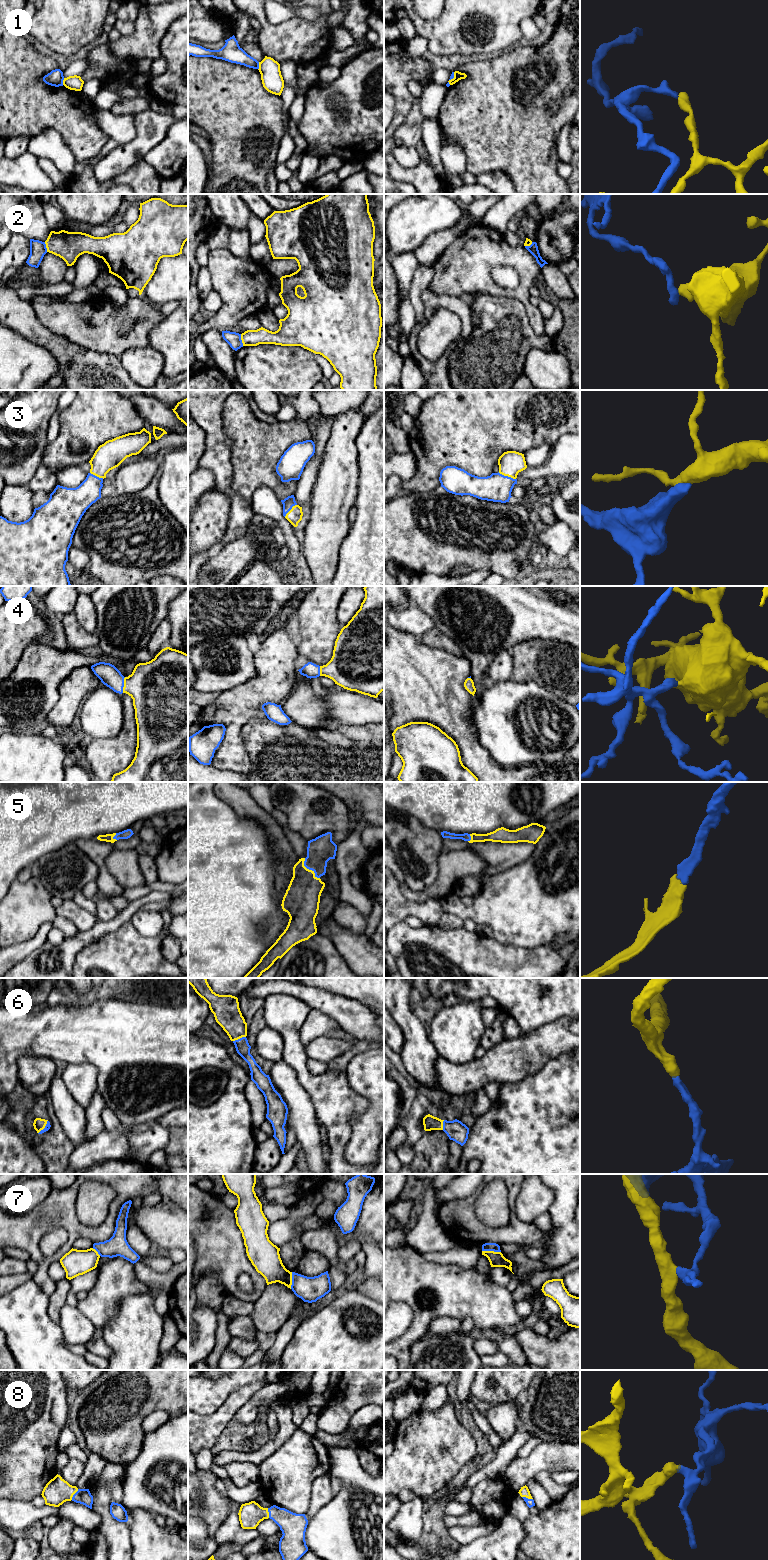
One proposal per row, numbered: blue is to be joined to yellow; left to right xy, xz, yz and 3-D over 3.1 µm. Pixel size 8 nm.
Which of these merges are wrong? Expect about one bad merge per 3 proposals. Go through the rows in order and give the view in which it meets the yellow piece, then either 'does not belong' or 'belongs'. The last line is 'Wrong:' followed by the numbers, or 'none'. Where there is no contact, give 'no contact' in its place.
1: xz | does not belong
2: xz | does not belong
3: yz | belongs
4: xy | belongs
5: xz | belongs
6: xy | belongs
7: yz | does not belong
8: xy | belongs
Wrong: 1, 2, 7

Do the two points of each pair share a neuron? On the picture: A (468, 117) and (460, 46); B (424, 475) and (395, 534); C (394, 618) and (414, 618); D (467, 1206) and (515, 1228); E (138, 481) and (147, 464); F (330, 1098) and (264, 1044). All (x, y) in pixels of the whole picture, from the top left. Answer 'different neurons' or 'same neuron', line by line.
A: different neurons
B: different neurons
C: same neuron
D: same neuron
E: same neuron
F: different neurons

